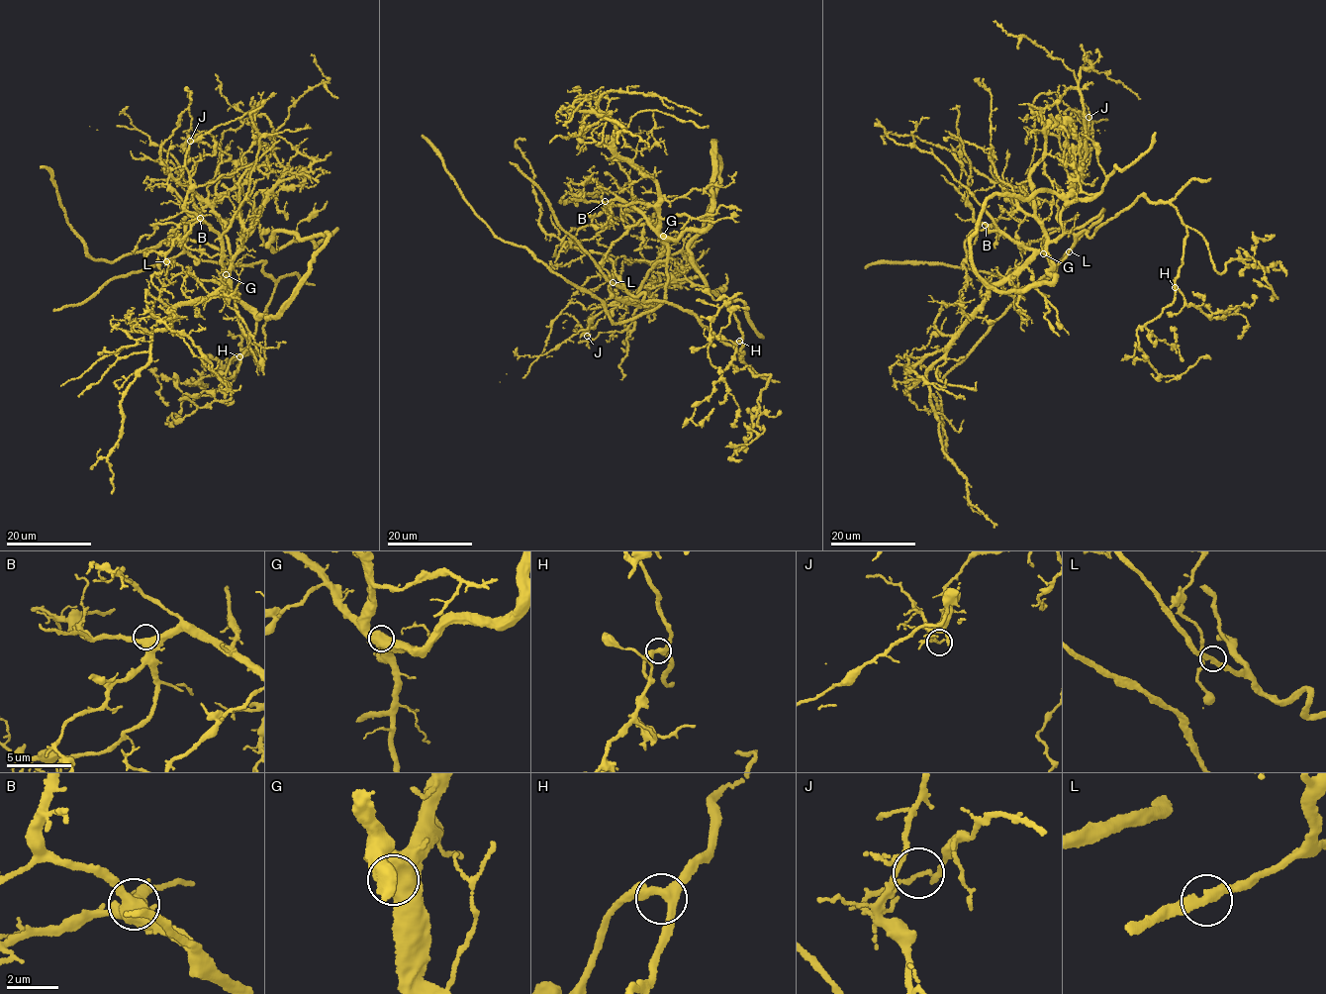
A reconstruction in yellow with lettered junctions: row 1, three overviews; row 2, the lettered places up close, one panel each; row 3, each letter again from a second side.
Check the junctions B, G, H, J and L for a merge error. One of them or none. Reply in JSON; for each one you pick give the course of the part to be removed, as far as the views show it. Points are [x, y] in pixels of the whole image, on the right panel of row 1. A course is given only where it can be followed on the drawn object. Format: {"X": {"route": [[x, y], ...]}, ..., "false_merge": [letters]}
{"J": {"route": [[1089, 117], [1058, 221], [1173, 205], [1138, 346], [1211, 358]]}, "false_merge": ["J"]}

